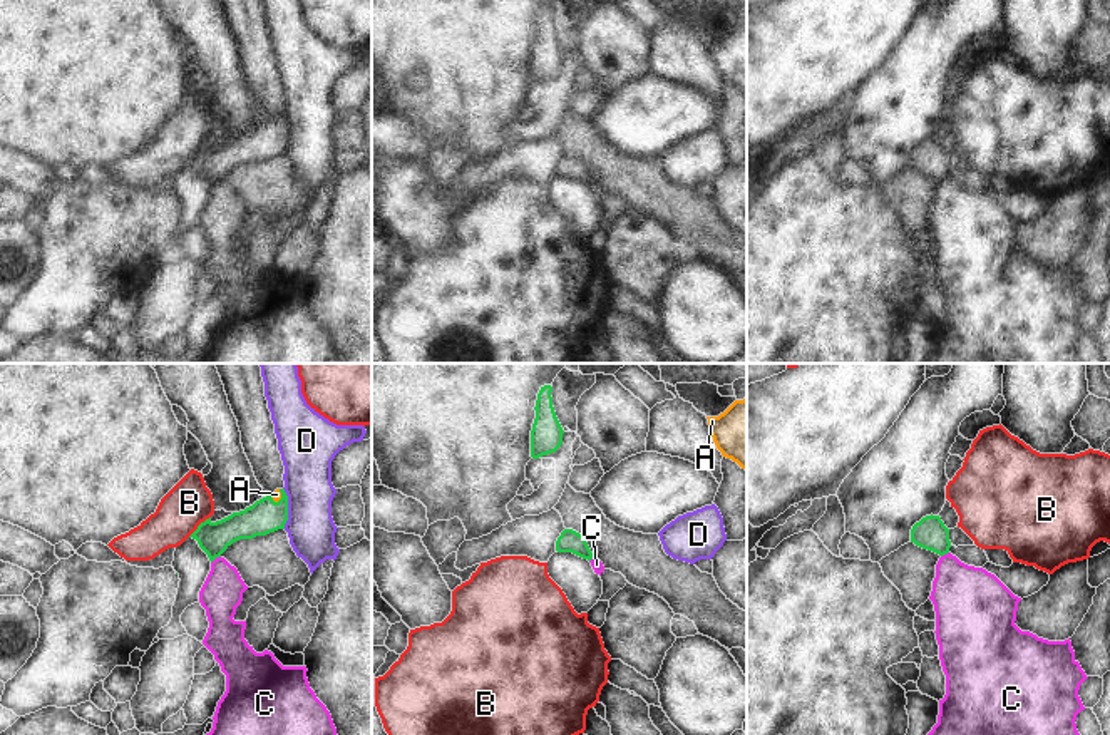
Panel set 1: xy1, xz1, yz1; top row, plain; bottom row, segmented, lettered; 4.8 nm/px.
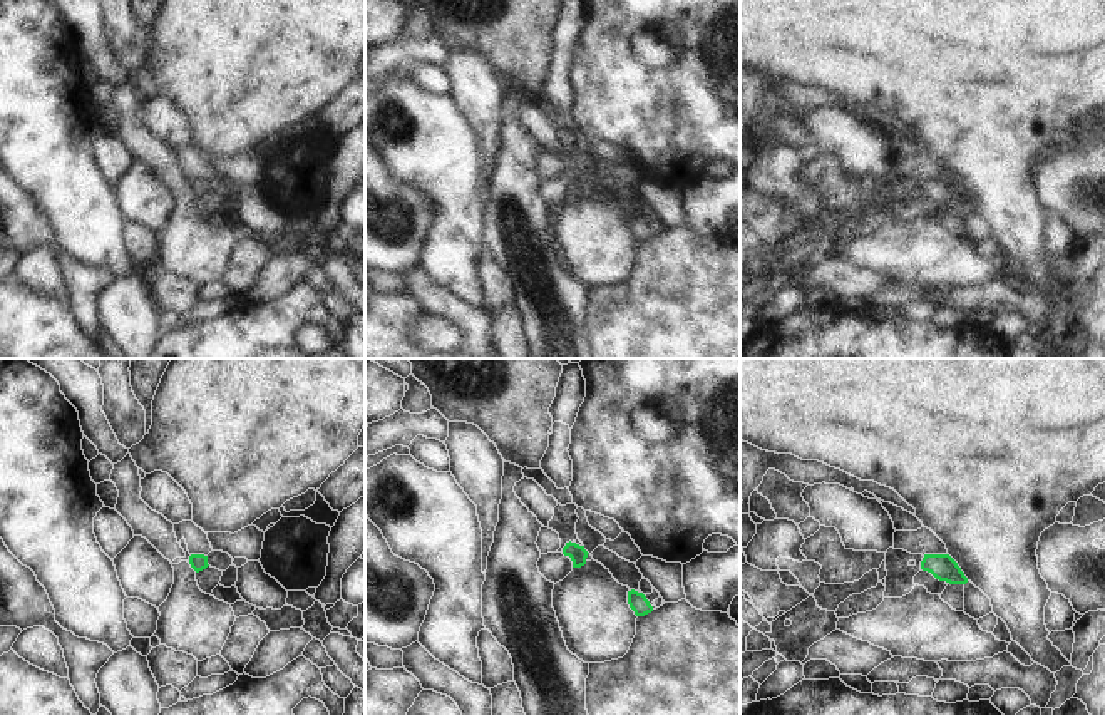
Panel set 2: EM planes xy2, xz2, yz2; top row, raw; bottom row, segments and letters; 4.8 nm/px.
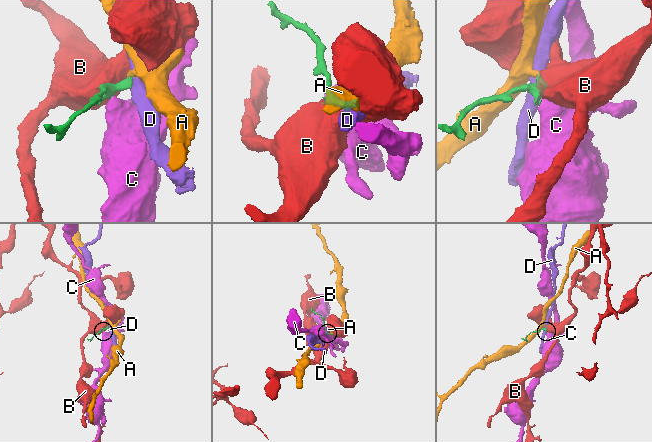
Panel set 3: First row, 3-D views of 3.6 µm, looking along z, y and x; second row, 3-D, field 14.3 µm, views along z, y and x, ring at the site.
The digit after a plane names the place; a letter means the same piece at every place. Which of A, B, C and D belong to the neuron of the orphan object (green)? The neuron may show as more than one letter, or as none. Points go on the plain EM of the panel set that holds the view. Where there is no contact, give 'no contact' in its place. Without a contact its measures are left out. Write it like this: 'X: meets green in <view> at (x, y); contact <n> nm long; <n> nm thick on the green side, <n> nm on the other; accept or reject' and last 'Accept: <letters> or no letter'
A: meets green in xy1 at (282, 121); contact 80 nm long; 170 nm thick on the green side, 50 nm on the other; accept
B: meets green in xy1 at (198, 151); contact 150 nm long; 160 nm thick on the green side, 220 nm on the other; reject
C: meets green in xy1 at (215, 183); contact 60 nm long; 160 nm thick on the green side, 200 nm on the other; reject
D: meets green in xy1 at (287, 133); contact 200 nm long; 170 nm thick on the green side, 220 nm on the other; reject
Accept: A

